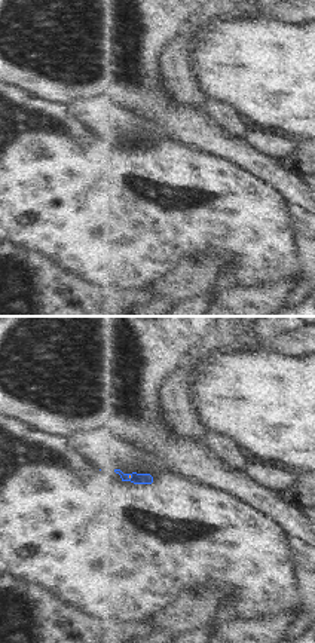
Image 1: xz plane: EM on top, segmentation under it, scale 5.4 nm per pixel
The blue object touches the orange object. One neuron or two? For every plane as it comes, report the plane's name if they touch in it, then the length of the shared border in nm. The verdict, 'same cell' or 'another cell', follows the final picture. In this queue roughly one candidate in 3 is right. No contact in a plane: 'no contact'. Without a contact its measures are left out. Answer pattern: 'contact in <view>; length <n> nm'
contact in xz; length 30 nm

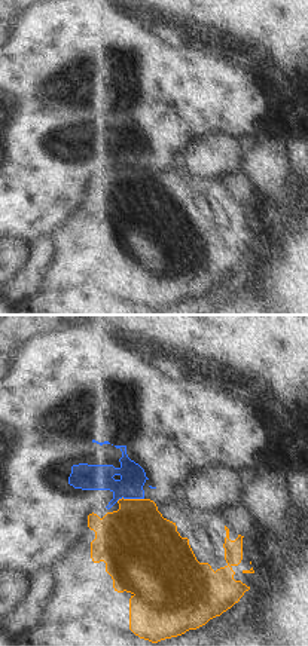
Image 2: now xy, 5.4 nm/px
contact in xy; length 150 nm

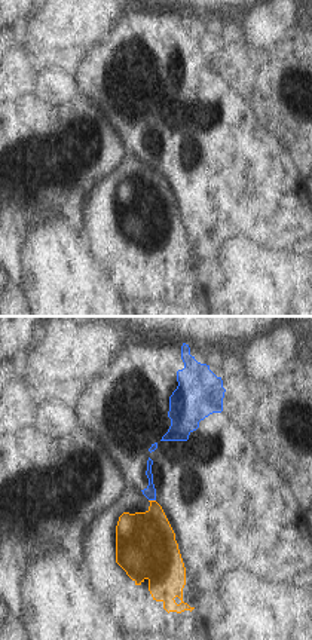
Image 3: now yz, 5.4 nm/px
contact in yz; length 40 nm

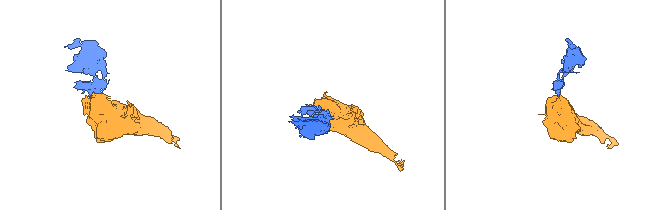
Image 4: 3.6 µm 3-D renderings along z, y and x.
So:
another cell

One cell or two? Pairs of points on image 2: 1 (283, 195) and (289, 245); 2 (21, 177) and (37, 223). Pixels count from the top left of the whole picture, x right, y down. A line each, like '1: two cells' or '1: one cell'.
1: two cells
2: one cell

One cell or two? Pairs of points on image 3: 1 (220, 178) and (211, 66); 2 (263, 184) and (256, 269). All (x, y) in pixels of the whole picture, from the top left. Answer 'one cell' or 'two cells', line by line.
1: one cell
2: two cells

